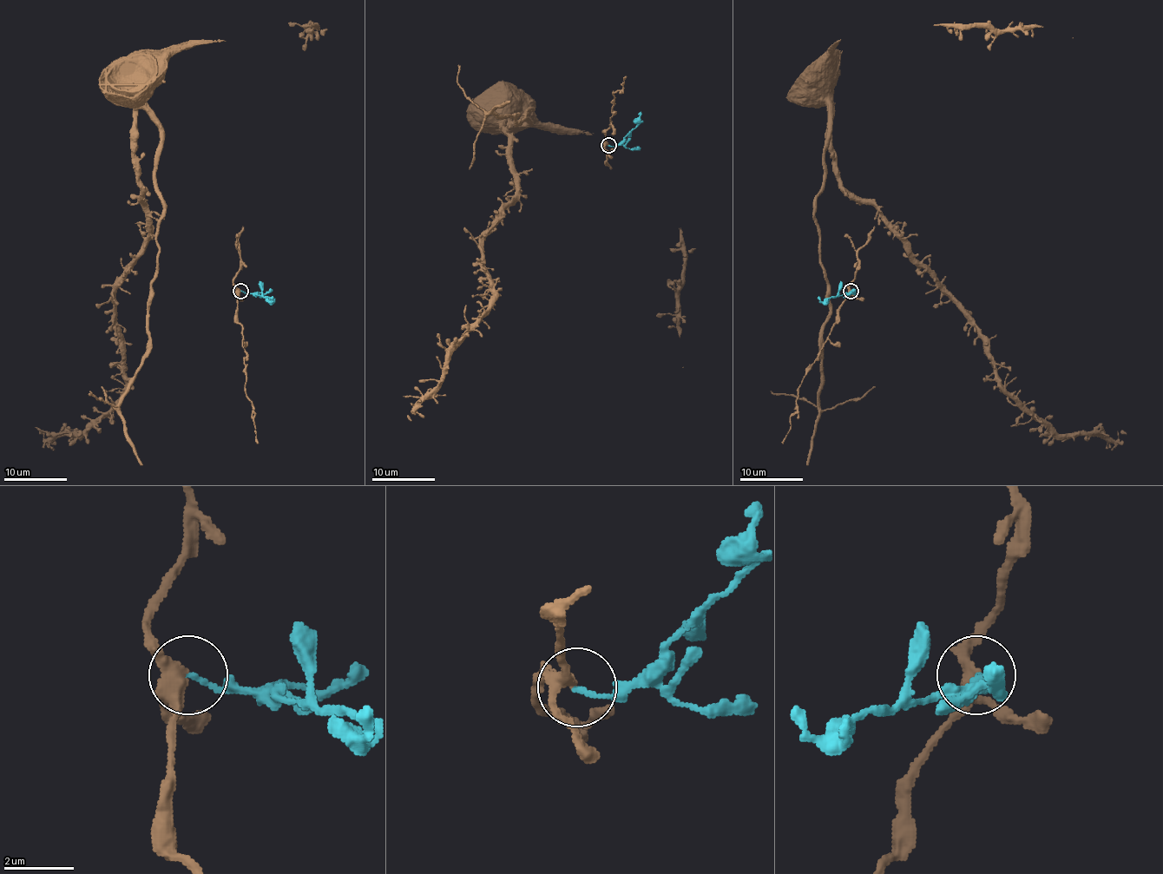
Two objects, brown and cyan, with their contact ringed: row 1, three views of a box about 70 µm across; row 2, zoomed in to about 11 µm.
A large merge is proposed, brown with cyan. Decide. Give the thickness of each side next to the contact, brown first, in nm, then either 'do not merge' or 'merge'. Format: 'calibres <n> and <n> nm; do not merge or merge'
calibres 280 and 130 nm; do not merge

